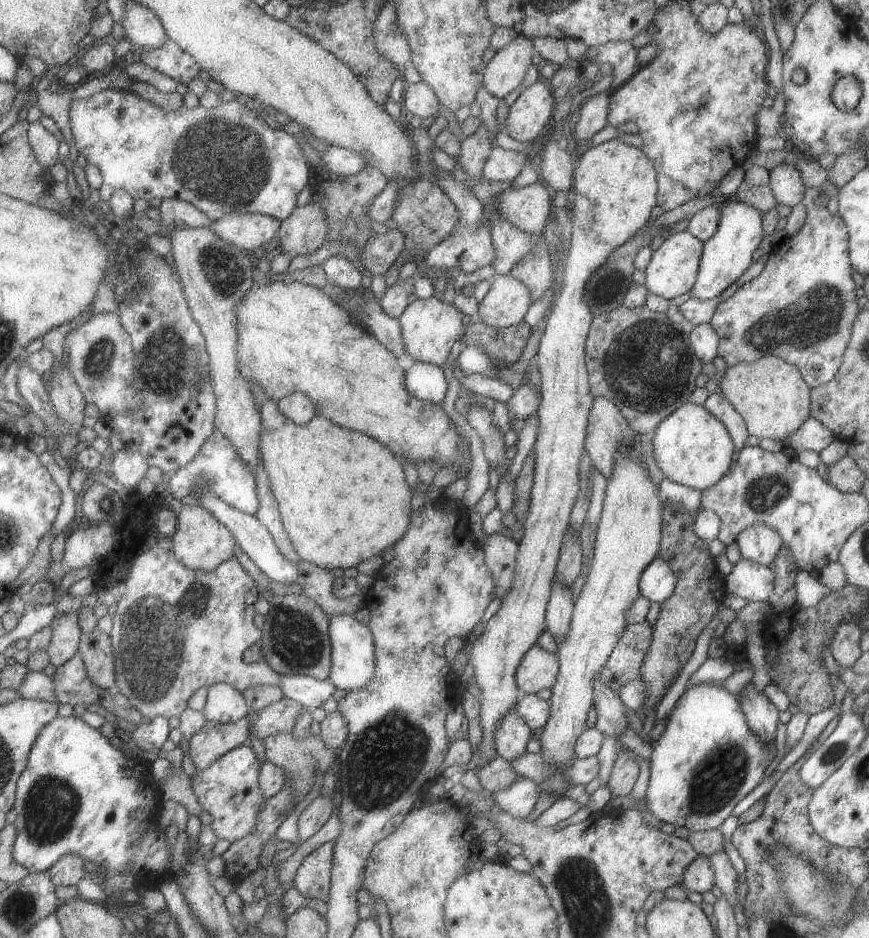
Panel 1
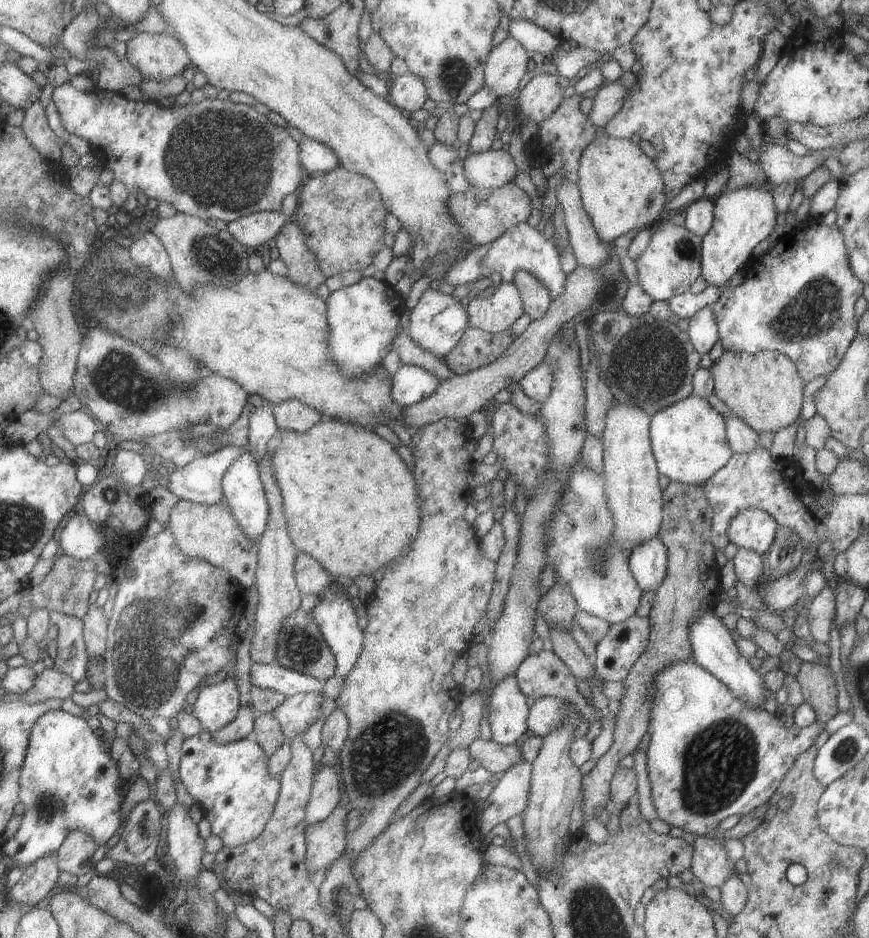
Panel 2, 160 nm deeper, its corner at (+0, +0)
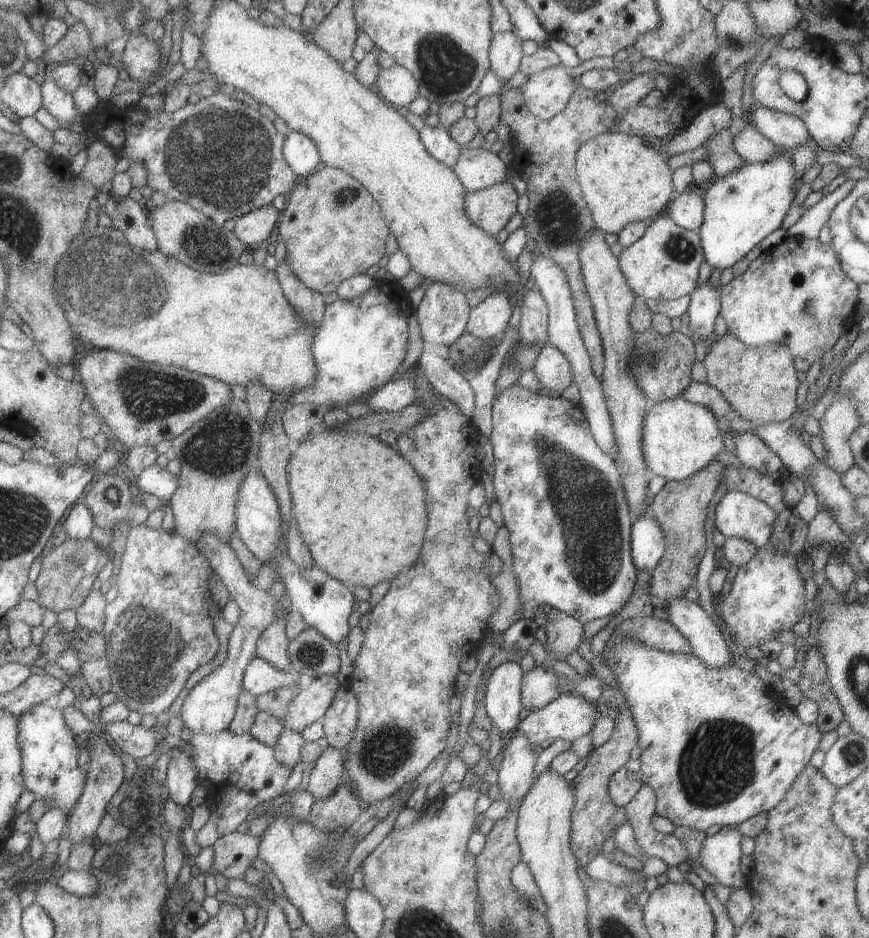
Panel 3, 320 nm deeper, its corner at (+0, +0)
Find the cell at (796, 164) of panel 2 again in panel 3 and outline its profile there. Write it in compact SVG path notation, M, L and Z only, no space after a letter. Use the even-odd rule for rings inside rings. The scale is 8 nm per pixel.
M746 124L739 133L732 136L731 146L734 153L745 163L766 161L779 151L787 151L776 147L751 124Z

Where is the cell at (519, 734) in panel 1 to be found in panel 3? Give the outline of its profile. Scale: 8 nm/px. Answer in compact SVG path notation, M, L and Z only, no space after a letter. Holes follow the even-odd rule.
M505 662L495 667L486 678L486 690L484 693L484 705L487 716L502 736L517 730L519 720L517 716L521 710L520 686L522 672L519 663Z

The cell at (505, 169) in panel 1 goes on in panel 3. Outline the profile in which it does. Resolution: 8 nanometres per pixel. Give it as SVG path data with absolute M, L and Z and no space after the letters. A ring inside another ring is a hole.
M479 147L461 148L455 164L452 164L450 169L457 175L466 193L501 183L507 174L503 162L496 154Z

